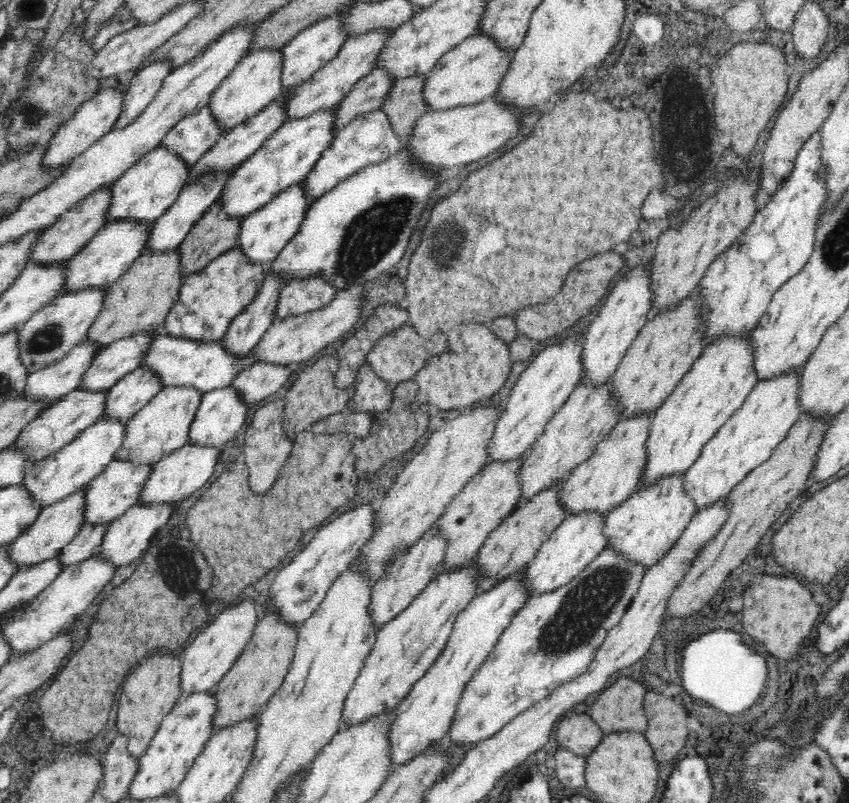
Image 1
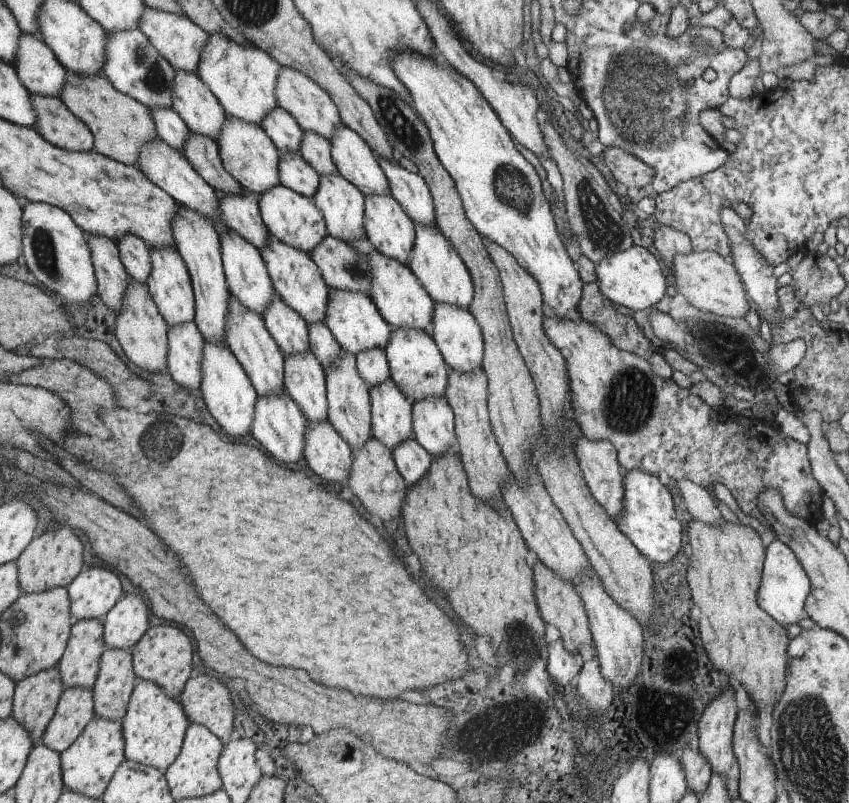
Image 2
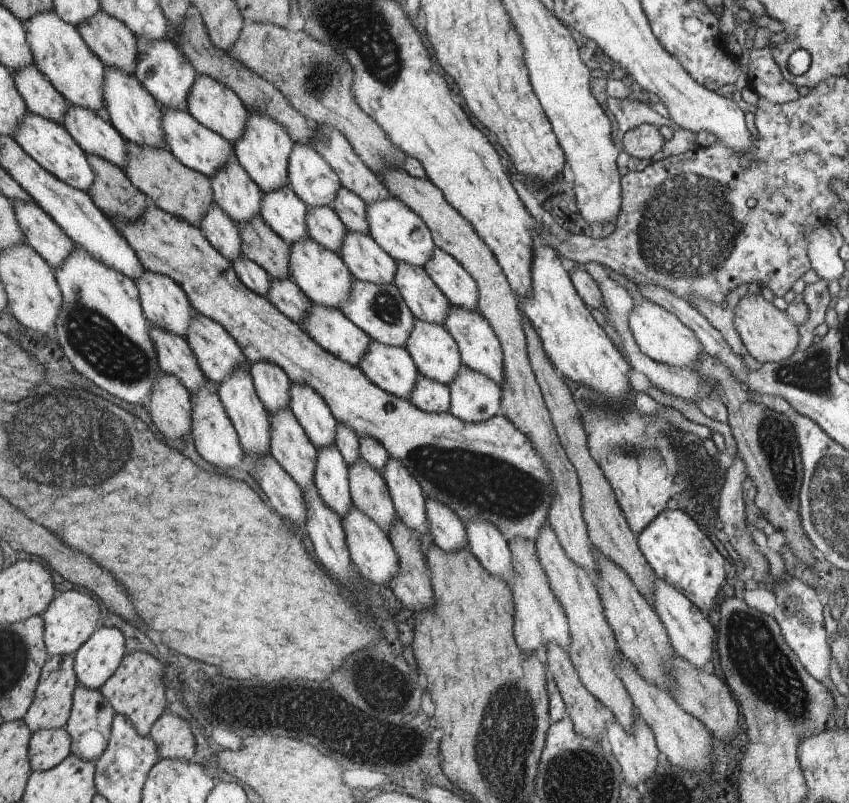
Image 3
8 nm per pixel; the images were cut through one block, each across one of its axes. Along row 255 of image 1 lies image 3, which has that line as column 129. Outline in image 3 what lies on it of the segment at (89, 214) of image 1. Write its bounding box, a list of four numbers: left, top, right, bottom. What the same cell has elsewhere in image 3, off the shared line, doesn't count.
[76,10,140,73]

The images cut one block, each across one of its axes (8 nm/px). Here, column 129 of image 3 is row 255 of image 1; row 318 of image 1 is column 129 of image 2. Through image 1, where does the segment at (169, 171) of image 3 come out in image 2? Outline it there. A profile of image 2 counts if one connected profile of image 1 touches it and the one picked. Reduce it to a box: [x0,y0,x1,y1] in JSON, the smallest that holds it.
[61,72,157,165]

